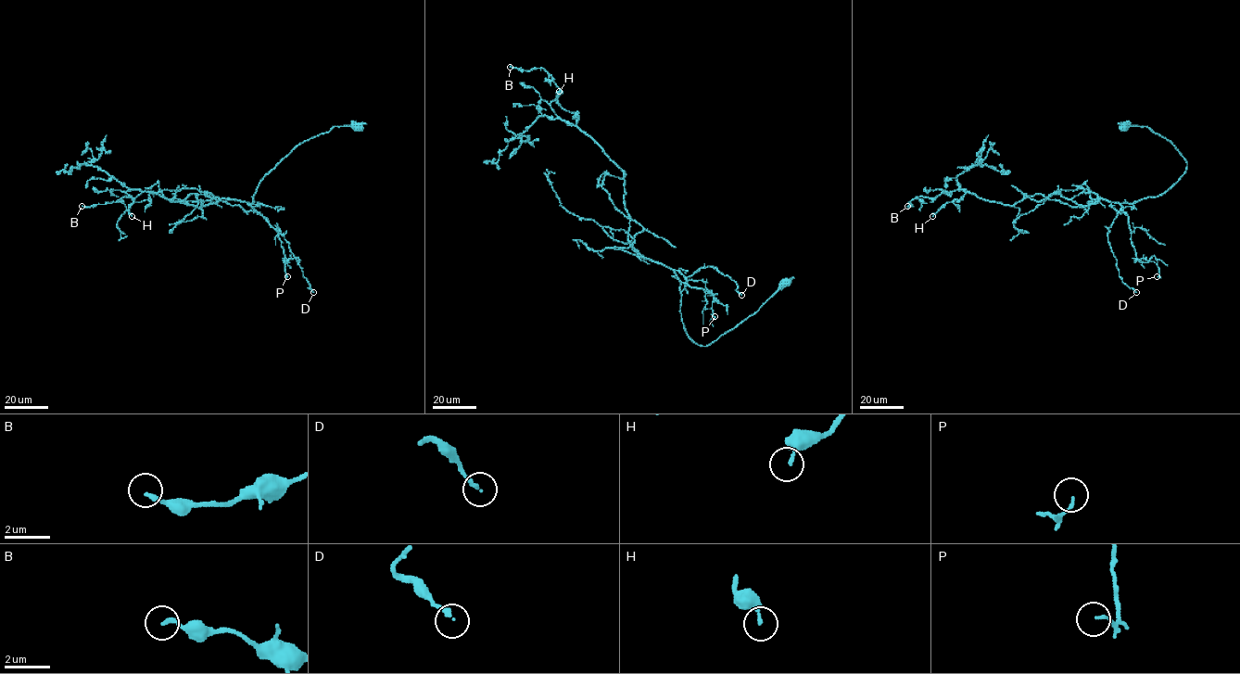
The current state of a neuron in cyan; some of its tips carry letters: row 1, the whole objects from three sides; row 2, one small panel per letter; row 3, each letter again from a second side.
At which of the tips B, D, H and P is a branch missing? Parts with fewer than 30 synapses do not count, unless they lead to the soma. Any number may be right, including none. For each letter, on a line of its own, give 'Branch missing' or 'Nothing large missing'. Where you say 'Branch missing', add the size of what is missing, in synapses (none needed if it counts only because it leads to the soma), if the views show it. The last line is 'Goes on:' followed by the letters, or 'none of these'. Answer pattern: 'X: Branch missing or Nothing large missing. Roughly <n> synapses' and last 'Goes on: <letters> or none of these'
B: Nothing large missing
D: Nothing large missing
H: Nothing large missing
P: Nothing large missing
Goes on: none of these

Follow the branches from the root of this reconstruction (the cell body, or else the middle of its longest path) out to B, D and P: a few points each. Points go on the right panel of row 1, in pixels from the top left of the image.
B: (1124, 127), (1148, 127), (1185, 160), (1161, 195), (1073, 207), (955, 189), (907, 206)
D: (1124, 127), (1148, 127), (1186, 162), (1161, 195), (1111, 203), (1118, 214), (1107, 241), (1119, 276), (1136, 292)
P: (1124, 127), (1148, 127), (1186, 162), (1161, 195), (1111, 203), (1128, 216), (1136, 258), (1155, 256), (1157, 276)

